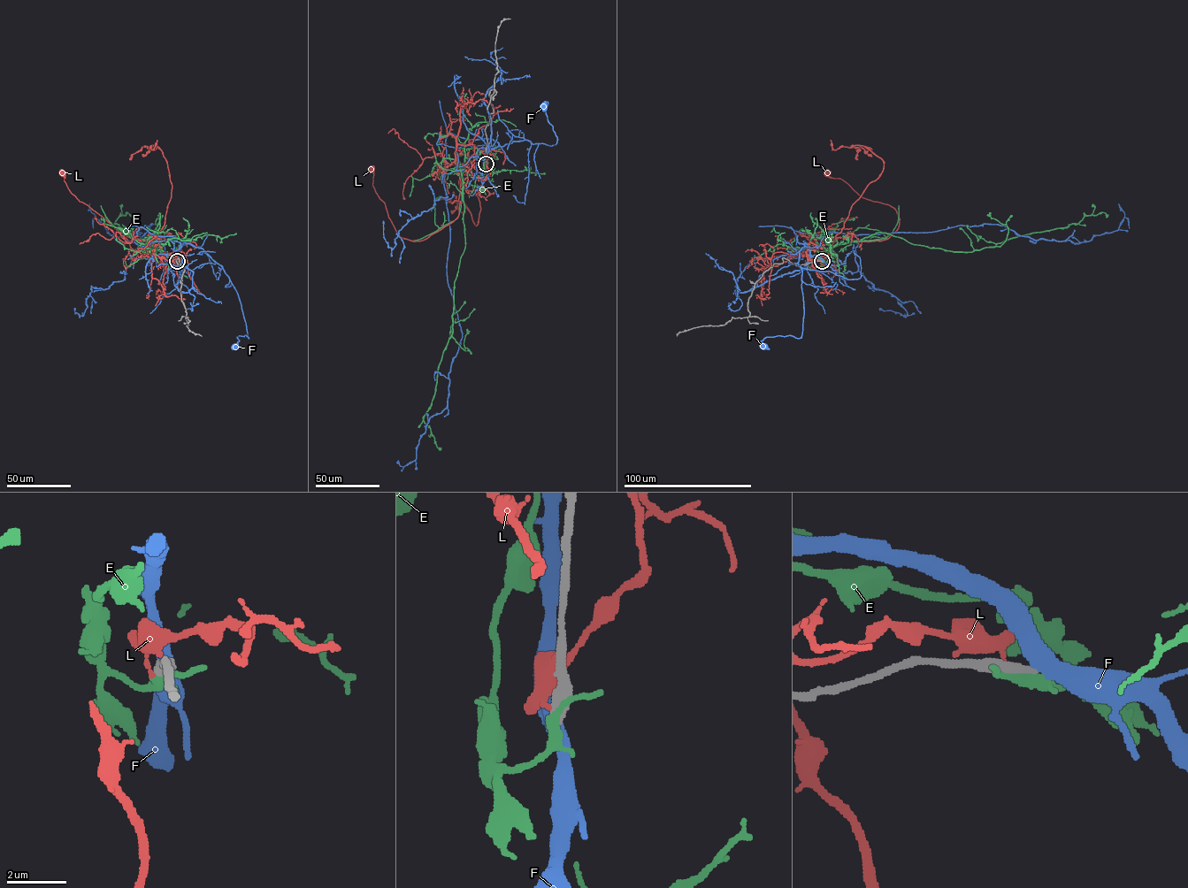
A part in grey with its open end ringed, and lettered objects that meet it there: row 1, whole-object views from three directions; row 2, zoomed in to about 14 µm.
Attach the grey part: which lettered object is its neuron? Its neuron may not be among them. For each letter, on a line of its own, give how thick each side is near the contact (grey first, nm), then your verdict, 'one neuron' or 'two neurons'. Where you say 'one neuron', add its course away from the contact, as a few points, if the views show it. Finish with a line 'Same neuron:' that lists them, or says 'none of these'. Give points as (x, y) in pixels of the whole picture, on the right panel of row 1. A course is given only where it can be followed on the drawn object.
E: 600 nm thick on the grey side, 280 nm on the other; two neurons
F: 360 nm thick on the grey side, 480 nm on the other; two neurons
L: 550 nm thick on the grey side, 120 nm on the other; two neurons
Same neuron: none of these

